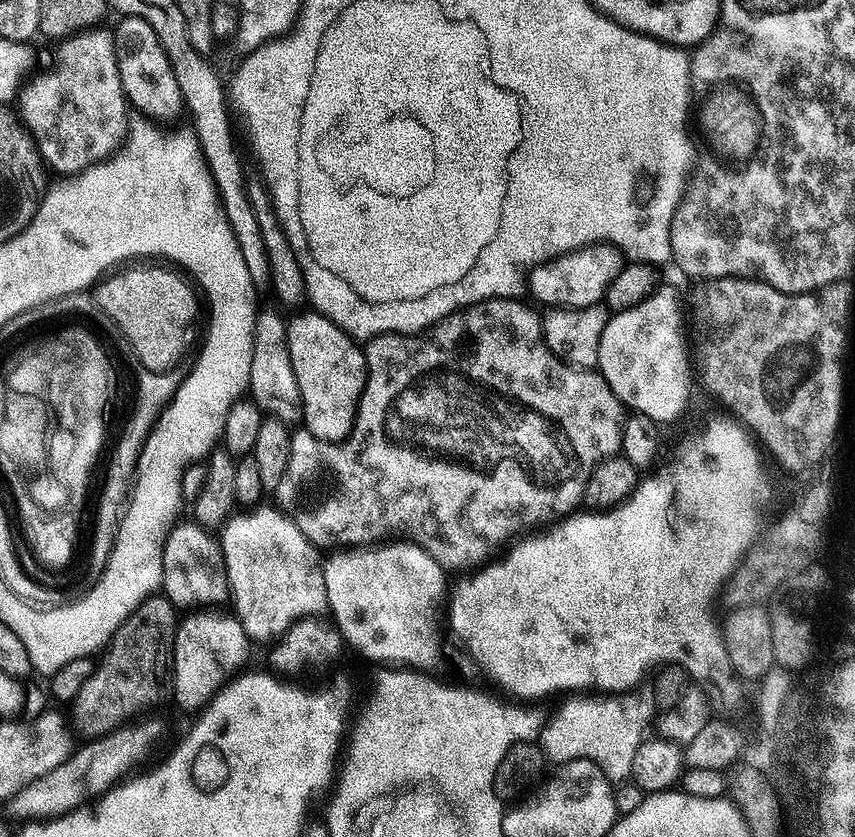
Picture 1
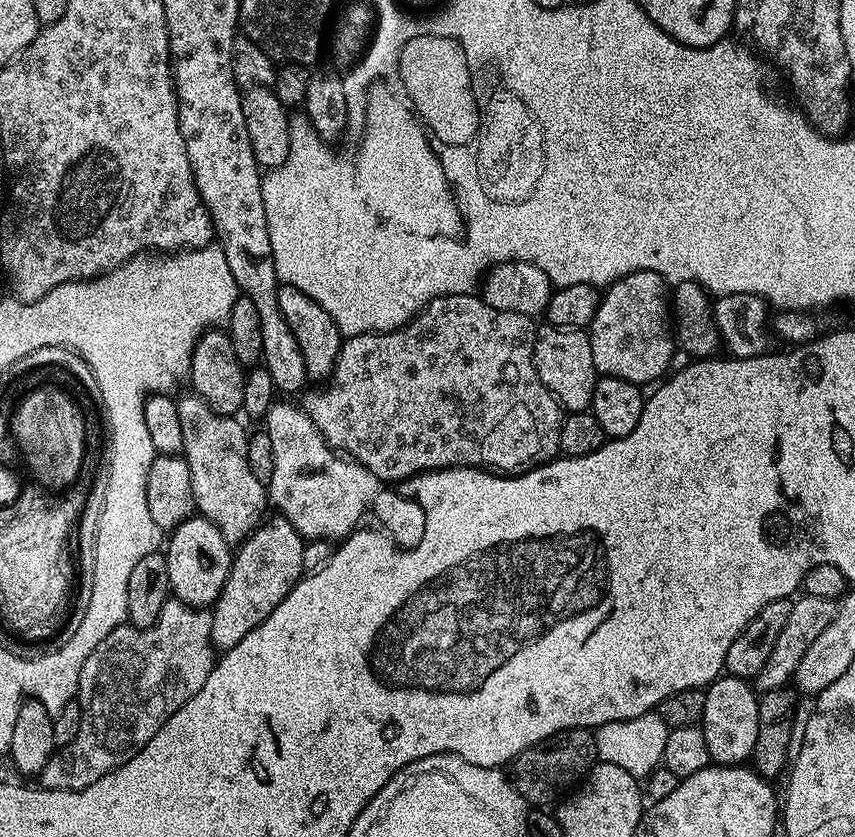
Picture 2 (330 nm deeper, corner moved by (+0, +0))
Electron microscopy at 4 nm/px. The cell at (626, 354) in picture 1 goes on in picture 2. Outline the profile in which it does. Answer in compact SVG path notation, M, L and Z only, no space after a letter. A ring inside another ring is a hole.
M632 272L607 285L590 325L594 366L600 376L613 376L629 380L632 384L644 385L651 380L661 379L671 369L673 325L670 323L670 292L664 287L666 281L657 272Z

